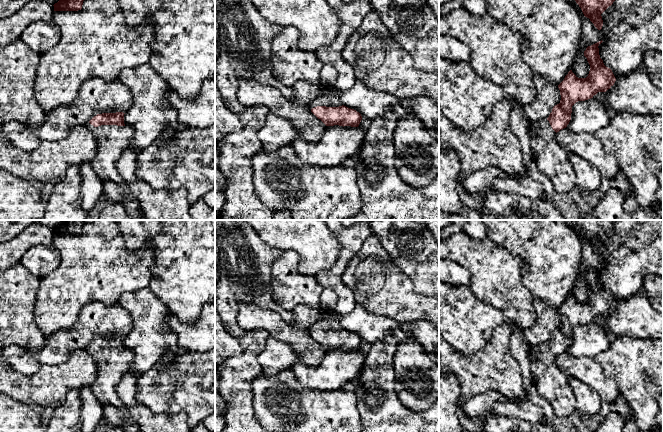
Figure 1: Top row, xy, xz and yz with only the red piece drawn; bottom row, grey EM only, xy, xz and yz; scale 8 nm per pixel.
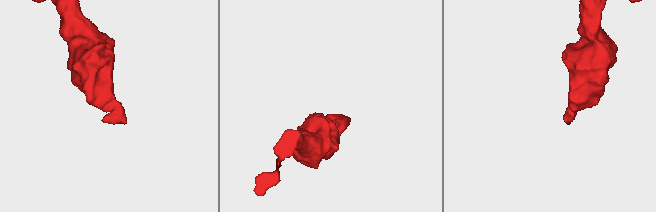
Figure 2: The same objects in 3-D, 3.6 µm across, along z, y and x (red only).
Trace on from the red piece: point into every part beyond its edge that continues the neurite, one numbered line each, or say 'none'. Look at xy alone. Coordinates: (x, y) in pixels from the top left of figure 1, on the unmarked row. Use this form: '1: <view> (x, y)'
1: xy (112, 364)

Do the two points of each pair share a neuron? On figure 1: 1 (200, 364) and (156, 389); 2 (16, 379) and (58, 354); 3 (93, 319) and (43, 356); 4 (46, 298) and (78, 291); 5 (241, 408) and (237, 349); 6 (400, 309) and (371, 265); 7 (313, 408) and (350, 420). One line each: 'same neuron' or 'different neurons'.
1: same neuron
2: different neurons
3: same neuron
4: same neuron
5: different neurons
6: same neuron
7: same neuron

